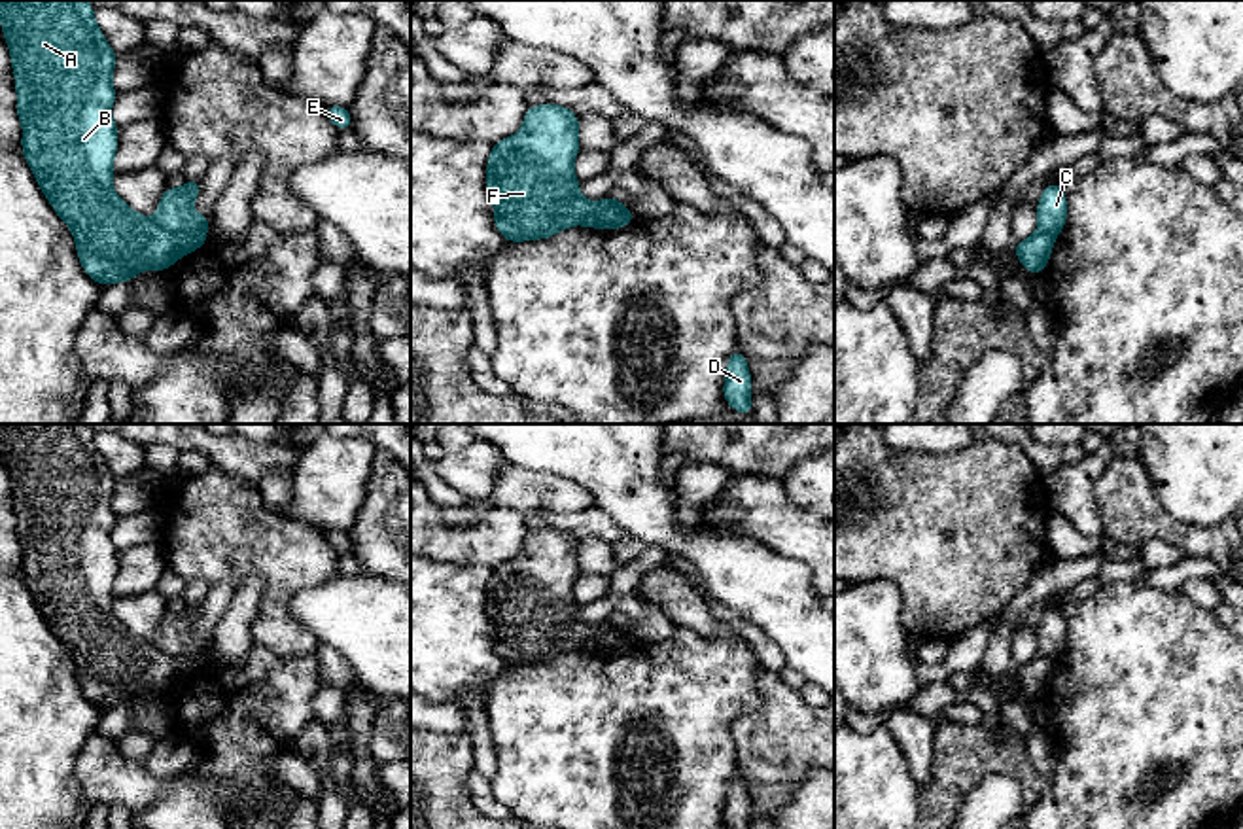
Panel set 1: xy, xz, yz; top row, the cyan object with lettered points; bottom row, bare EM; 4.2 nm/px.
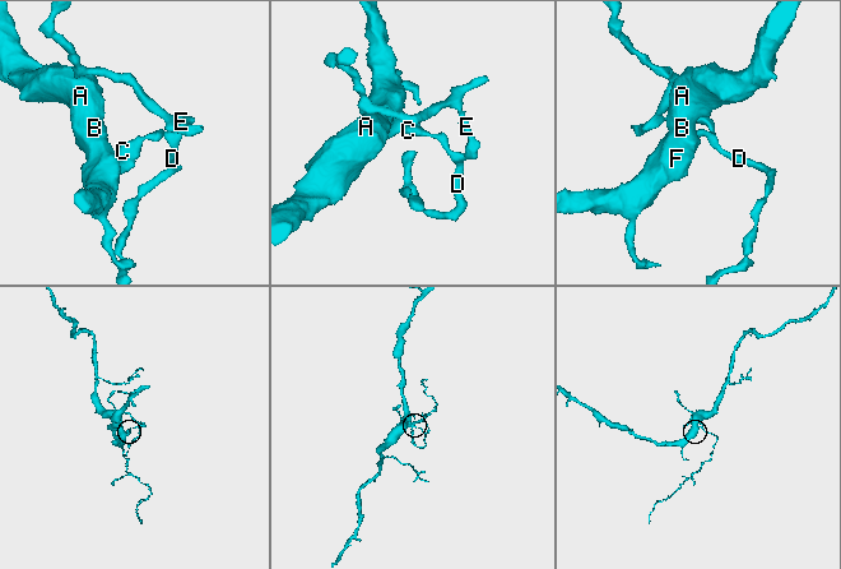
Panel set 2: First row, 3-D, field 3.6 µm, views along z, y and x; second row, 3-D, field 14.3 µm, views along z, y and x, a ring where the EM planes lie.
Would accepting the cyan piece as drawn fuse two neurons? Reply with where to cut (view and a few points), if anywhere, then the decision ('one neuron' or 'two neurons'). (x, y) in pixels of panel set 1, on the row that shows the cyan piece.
cut xy (154, 218), (169, 229), (205, 233); two neurons

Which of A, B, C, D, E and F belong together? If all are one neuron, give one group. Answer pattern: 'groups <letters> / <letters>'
groups A B F / C D E

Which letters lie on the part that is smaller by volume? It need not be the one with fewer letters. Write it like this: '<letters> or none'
C, D, E

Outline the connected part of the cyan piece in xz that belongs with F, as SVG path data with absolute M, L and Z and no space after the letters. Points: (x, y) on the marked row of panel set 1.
M551 102L528 106L520 131L492 144L484 187L494 203L494 225L505 242L551 238L581 225L583 218L598 206L622 206L613 195L596 203L581 197L581 182L573 172L579 151L579 115L568 106Z

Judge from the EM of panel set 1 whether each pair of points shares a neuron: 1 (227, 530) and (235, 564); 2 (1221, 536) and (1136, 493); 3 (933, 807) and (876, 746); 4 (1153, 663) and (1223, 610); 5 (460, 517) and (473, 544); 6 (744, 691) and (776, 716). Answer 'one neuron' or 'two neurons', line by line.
1: one neuron
2: one neuron
3: two neurons
4: two neurons
5: two neurons
6: two neurons

